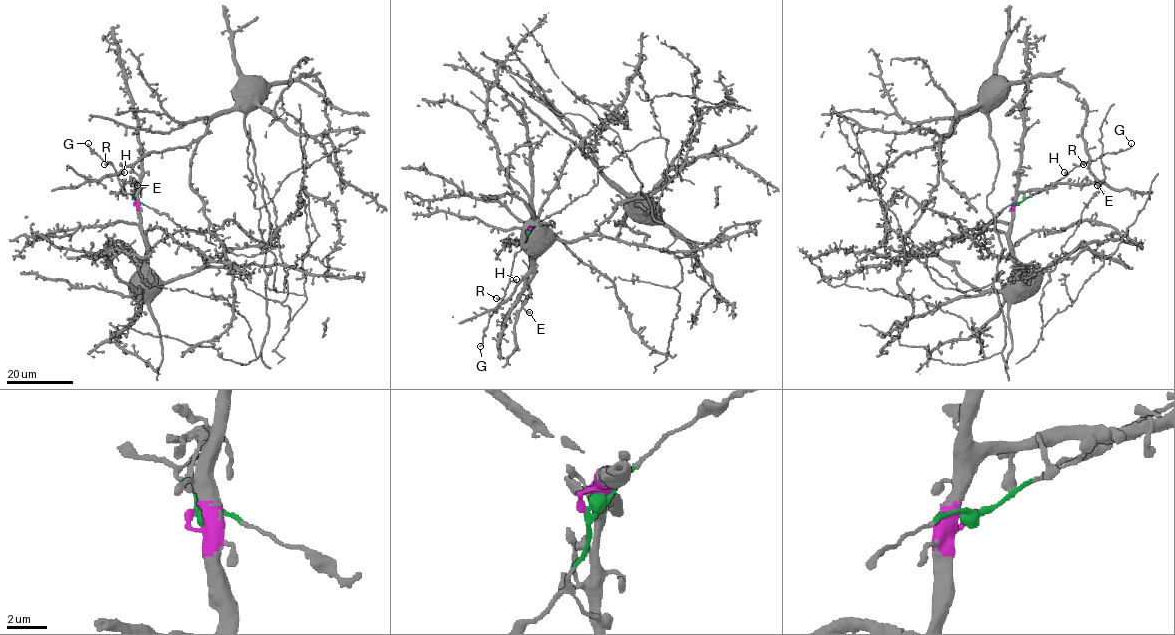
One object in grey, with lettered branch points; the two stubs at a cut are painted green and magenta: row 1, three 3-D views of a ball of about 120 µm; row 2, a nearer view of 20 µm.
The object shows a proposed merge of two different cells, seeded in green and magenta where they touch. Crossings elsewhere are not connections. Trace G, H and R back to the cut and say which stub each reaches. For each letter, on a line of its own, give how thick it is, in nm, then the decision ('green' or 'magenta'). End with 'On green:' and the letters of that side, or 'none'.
G: 220 nm | green
H: 360 nm | green
R: 440 nm | green
On green: G, H, R

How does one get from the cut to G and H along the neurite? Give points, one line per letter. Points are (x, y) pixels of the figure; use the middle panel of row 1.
G: (527, 234), (525, 243), (515, 256), (510, 283), (489, 320), (479, 346)
H: (527, 234), (525, 243), (514, 258), (510, 280), (516, 279)

